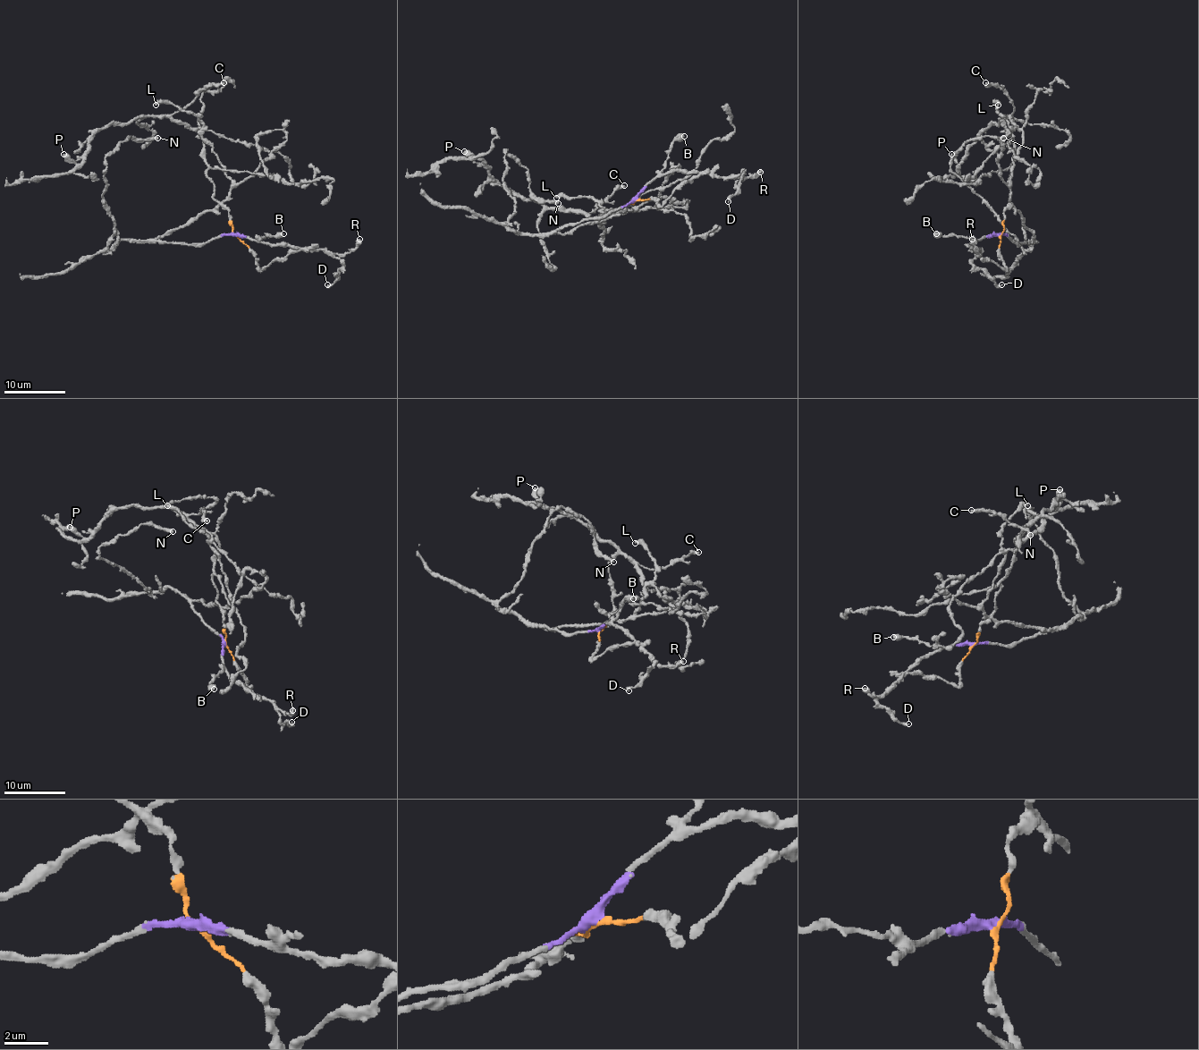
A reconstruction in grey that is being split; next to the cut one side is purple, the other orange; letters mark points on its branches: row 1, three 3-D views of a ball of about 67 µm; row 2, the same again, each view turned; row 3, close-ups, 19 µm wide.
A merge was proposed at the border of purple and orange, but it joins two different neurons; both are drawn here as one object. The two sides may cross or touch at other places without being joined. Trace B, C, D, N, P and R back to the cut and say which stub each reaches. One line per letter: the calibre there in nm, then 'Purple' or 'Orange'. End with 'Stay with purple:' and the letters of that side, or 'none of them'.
B: Thickness 650 nm. Purple
C: Thickness 320 nm. Orange
D: Thickness 340 nm. Purple
N: Thickness 380 nm. Purple
P: Thickness 550 nm. Orange
R: Thickness 500 nm. Purple
Stay with purple: B, D, N, R

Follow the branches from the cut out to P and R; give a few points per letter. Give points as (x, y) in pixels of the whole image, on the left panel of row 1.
P: (236, 235), (232, 216), (213, 197), (198, 131), (167, 117), (143, 115), (105, 124), (80, 163), (63, 154)
R: (236, 235), (245, 235), (271, 246), (325, 249), (334, 253), (350, 253), (360, 240)

